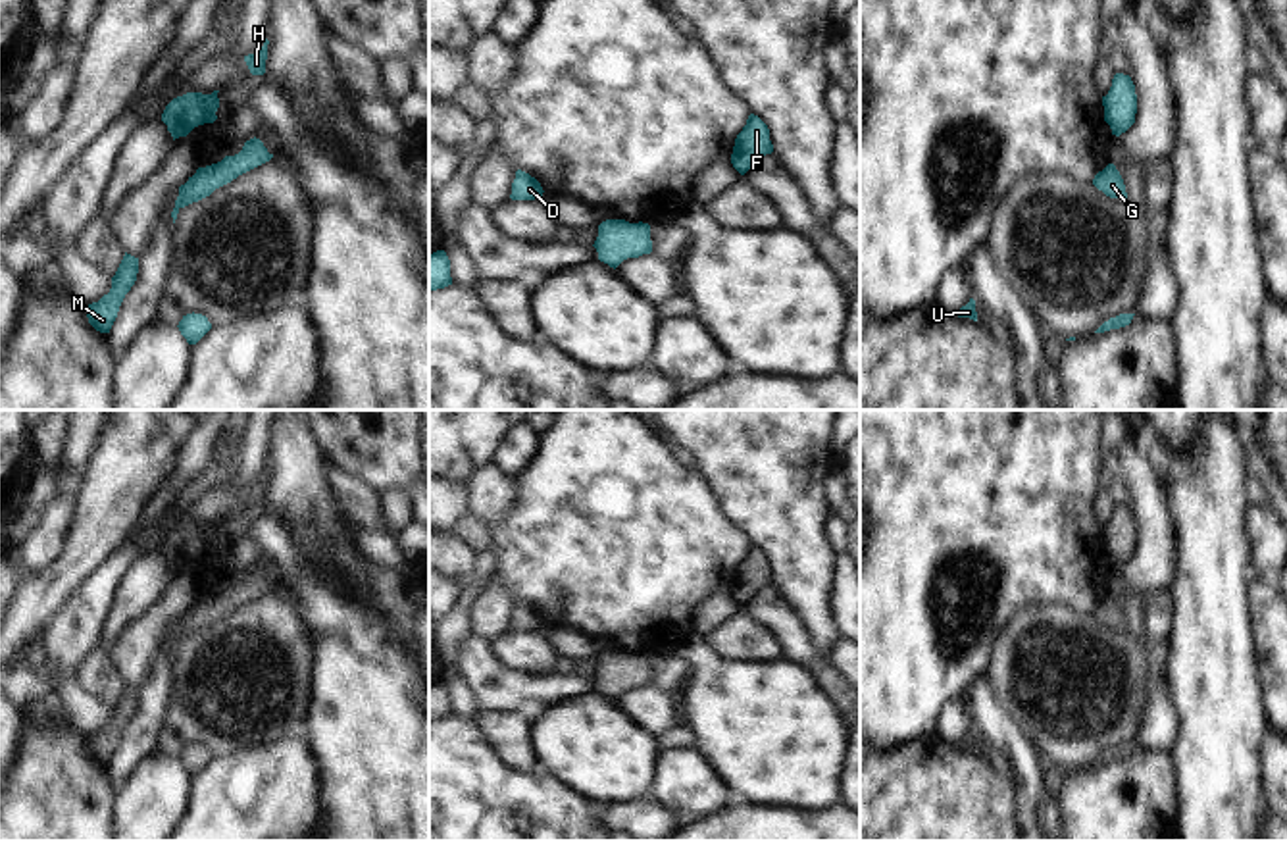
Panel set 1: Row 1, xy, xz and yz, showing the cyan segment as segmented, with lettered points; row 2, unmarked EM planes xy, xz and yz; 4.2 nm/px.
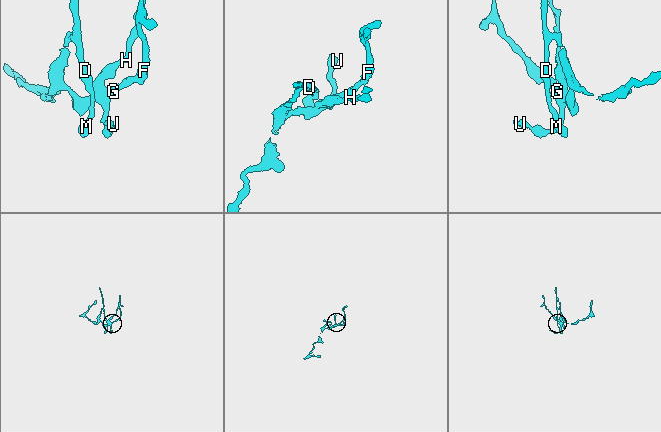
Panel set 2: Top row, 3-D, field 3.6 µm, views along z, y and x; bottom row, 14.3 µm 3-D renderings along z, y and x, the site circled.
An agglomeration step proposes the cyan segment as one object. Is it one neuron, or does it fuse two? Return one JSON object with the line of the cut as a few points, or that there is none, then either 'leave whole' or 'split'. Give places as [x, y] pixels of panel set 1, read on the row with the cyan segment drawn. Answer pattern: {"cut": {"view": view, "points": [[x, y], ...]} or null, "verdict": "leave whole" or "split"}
{"cut": null, "verdict": "leave whole"}

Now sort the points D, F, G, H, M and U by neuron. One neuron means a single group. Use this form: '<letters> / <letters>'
D F G H M U

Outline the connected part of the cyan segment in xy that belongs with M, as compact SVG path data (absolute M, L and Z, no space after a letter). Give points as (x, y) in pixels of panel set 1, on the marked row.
M125 252L115 275L112 277L110 293L104 294L98 302L87 306L88 323L96 331L110 333L125 294L137 281L137 273L139 258Z

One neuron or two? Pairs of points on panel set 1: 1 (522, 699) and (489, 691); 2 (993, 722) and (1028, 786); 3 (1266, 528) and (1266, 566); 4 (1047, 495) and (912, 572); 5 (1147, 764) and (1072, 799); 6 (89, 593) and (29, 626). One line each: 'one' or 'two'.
1: one
2: one
3: one
4: one
5: one
6: two

